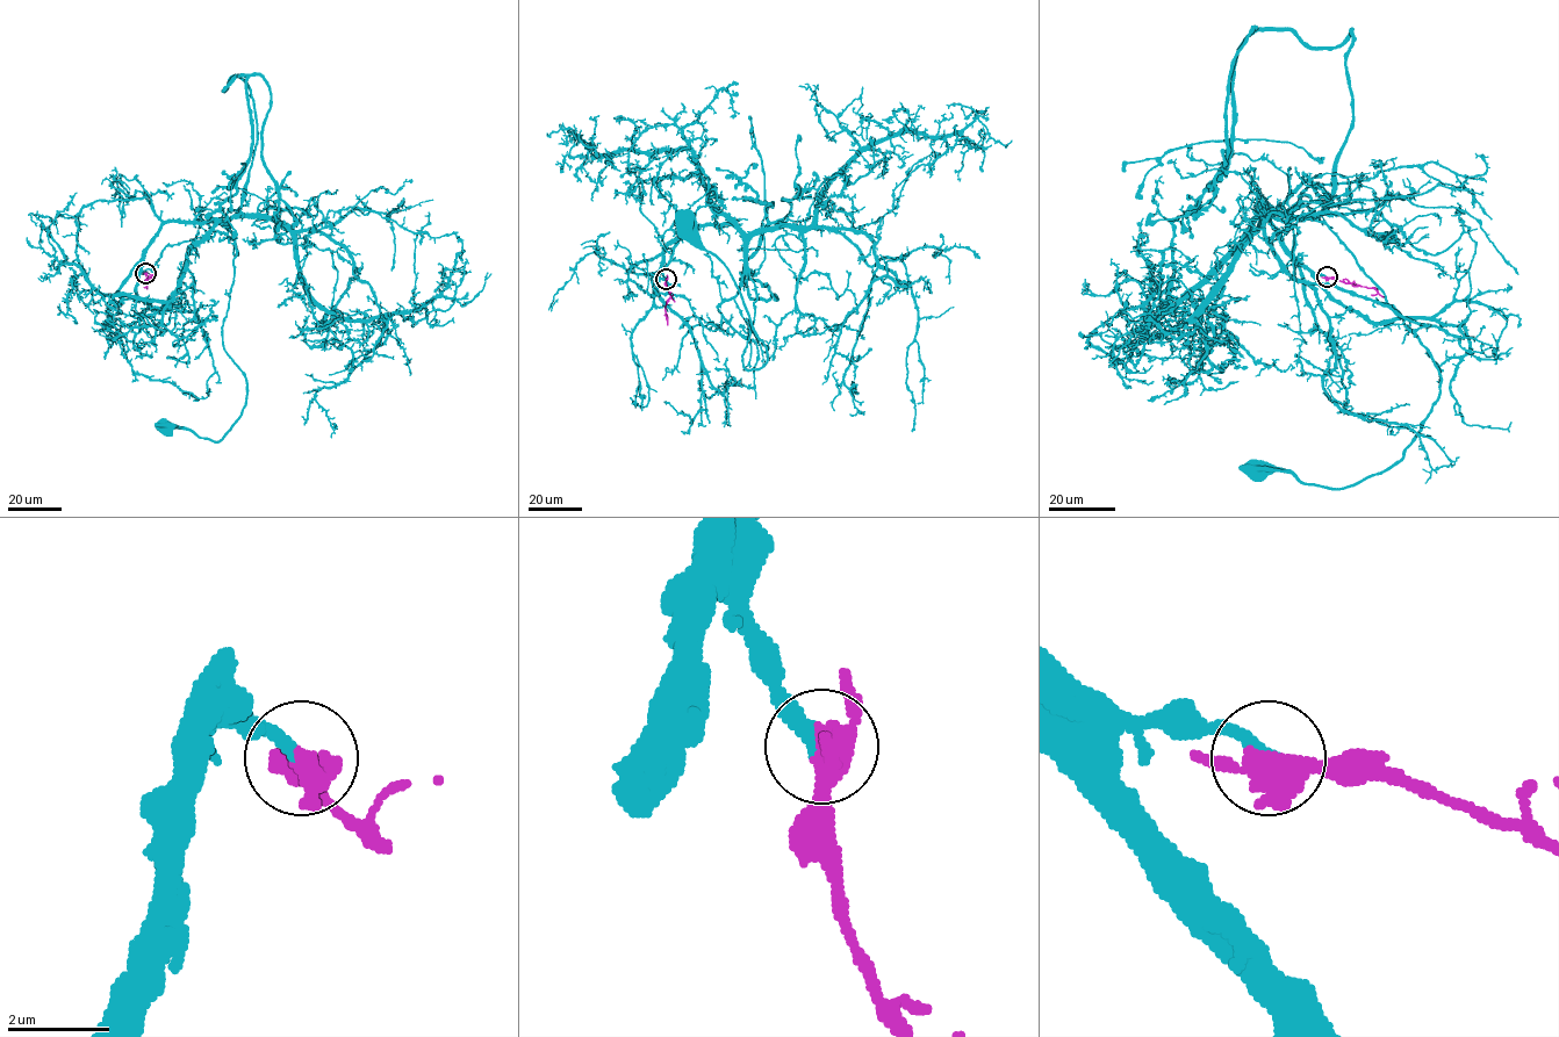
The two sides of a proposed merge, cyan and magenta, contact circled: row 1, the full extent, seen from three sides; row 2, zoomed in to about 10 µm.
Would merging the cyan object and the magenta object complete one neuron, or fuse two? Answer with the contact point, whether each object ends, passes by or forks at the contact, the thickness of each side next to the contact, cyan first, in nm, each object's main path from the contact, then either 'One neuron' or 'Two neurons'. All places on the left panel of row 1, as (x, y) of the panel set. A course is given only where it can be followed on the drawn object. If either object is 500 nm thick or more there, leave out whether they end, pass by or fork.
Place: (145, 273). At the ring cyan ends. At the ring magenta passes by. Thickness 260 nm (cyan) against 440 nm. Course of cyan: (145, 273), (163, 224), (217, 220), (235, 239), (222, 345), (246, 402), (218, 441), (164, 426). Course of magenta: (145, 273), (150, 278), (145, 280), (146, 288). One neuron

